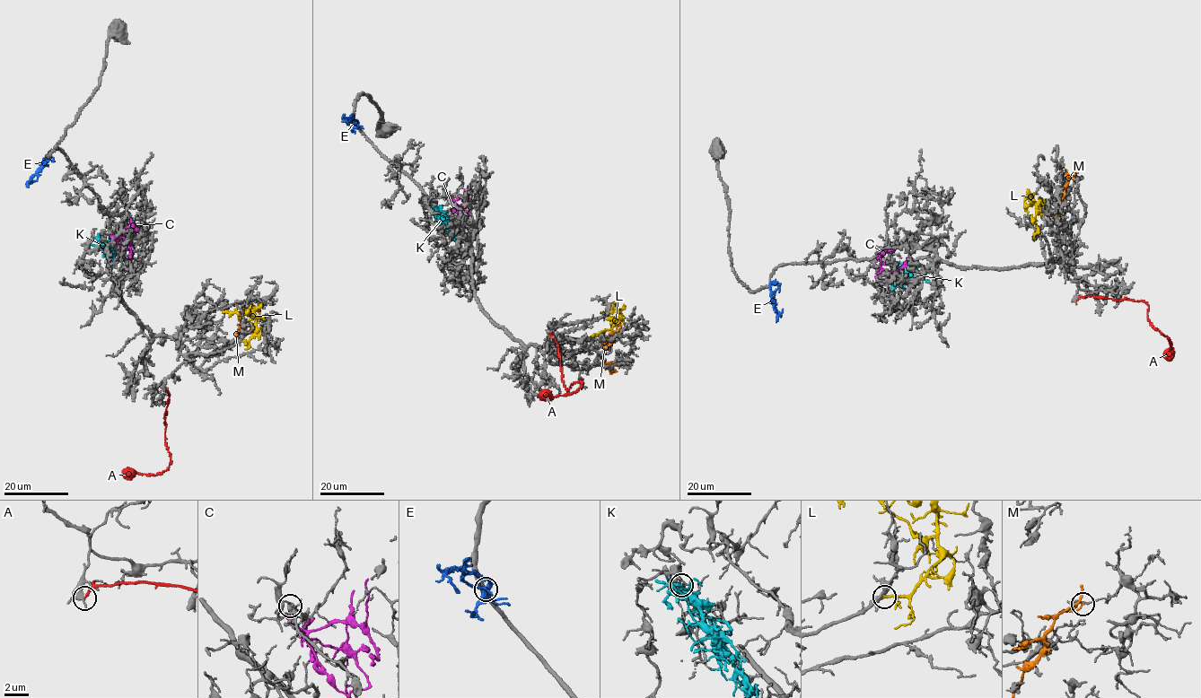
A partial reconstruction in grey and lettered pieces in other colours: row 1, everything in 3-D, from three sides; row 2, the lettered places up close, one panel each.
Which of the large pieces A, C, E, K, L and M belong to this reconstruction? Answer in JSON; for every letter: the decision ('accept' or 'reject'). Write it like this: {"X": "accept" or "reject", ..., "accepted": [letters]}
{"A": "reject", "C": "reject", "E": "reject", "K": "reject", "L": "accept", "M": "reject", "accepted": ["L"]}

